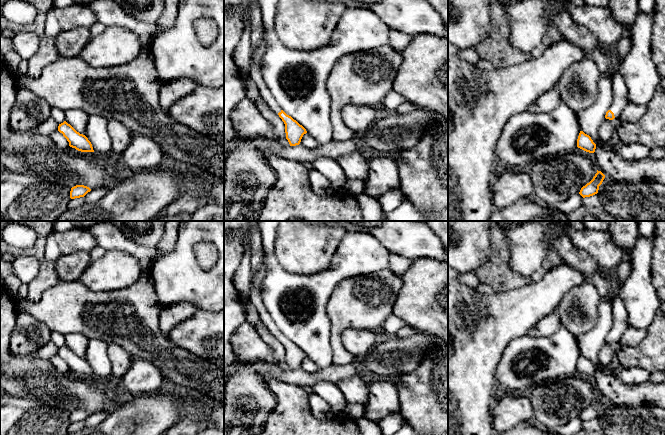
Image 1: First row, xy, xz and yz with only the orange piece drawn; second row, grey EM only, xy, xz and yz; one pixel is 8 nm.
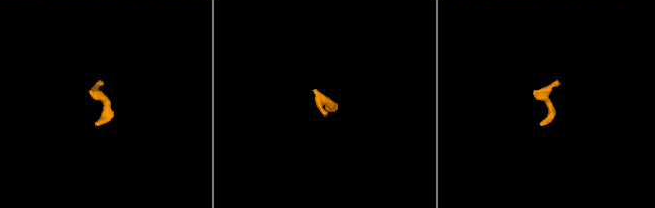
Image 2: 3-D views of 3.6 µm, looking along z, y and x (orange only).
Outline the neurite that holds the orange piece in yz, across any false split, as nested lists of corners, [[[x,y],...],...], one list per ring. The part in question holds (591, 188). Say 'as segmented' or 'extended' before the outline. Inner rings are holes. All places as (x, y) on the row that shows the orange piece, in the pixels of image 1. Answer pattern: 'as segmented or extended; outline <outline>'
as segmented; outline [[[597,170],[597,173],[593,177],[593,179],[581,188],[579,194],[583,198],[597,194],[599,190],[599,186],[602,184],[604,178],[605,175],[601,171]]]

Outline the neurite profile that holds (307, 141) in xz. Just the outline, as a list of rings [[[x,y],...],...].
[[[308,133],[304,134],[300,144],[304,146],[307,149],[315,150],[317,149],[321,144],[317,142],[312,136],[310,136]]]

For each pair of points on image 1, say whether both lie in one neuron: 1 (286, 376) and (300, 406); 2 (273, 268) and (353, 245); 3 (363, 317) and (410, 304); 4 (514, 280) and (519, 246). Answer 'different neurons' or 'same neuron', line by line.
1: different neurons
2: same neuron
3: different neurons
4: different neurons

